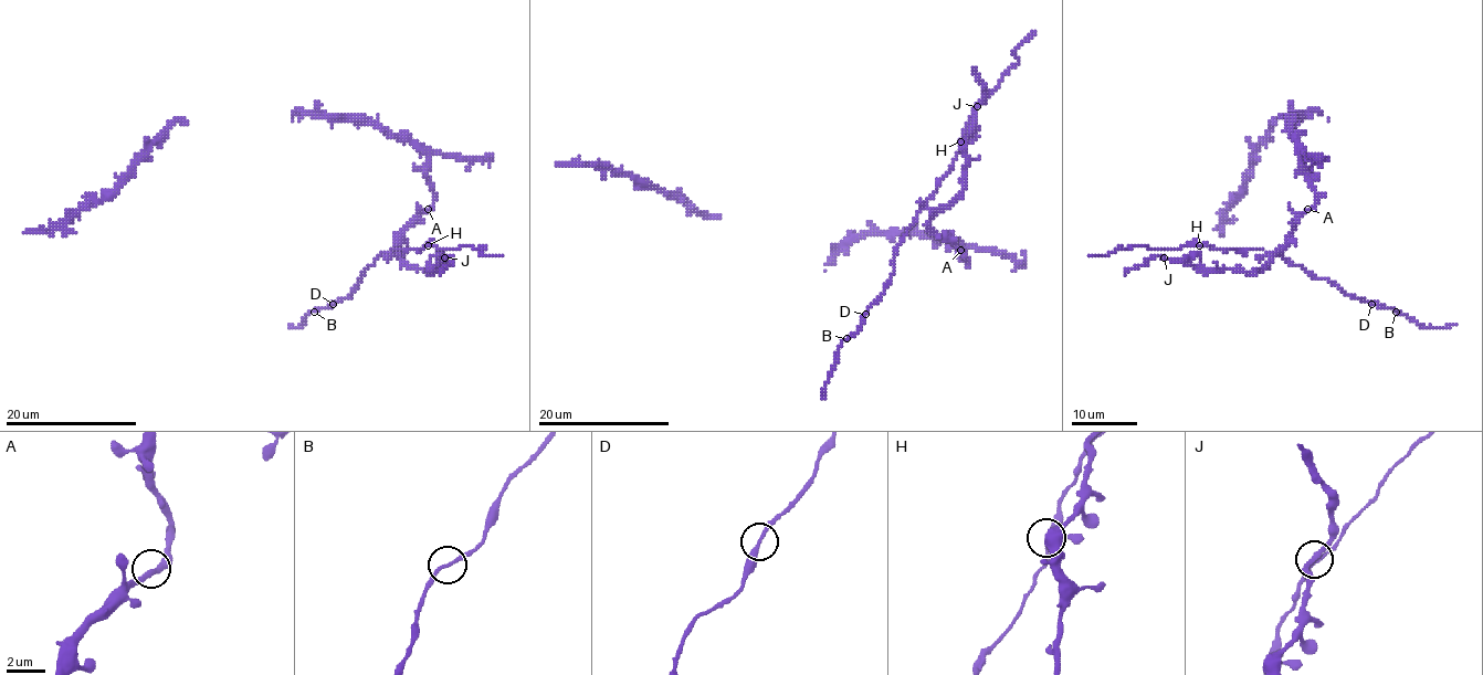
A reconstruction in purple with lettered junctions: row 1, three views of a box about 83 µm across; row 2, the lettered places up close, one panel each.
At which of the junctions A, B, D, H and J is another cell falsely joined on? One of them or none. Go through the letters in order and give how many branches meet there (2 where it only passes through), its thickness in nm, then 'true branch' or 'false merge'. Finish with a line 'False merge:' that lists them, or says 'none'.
A: branches 2; calibre 280 nm; true branch
B: branches 2; calibre 170 nm; true branch
D: branches 2; calibre 240 nm; true branch
H: branches 3; calibre 240 nm; true branch
J: branches 3; calibre 200 nm; false merge
False merge: J

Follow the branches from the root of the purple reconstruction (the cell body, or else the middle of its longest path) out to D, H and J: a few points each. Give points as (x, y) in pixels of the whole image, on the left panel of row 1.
D: (398, 135), (426, 156), (434, 202), (407, 229), (397, 254), (381, 254), (363, 273), (350, 296), (333, 304)
H: (398, 135), (426, 156), (434, 202), (407, 229), (397, 254), (390, 252), (428, 245)
J: (398, 135), (426, 156), (434, 202), (407, 229), (397, 252), (426, 273), (444, 257)

